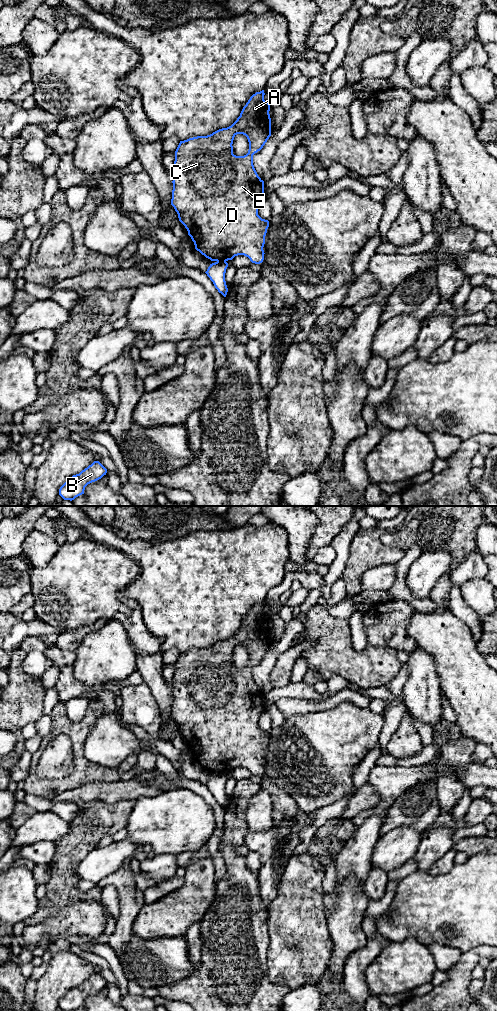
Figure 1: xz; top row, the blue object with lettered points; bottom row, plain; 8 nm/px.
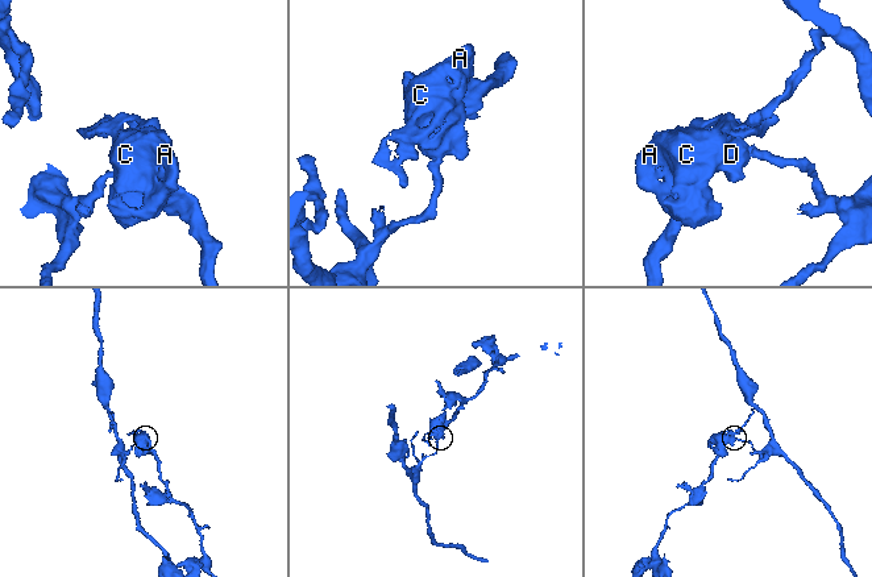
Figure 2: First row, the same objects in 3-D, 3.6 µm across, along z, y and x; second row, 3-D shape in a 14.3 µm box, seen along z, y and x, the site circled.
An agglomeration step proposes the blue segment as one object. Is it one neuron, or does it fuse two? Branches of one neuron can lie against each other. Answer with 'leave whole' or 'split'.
split

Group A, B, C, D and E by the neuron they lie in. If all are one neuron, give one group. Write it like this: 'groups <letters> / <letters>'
groups A C D E / B

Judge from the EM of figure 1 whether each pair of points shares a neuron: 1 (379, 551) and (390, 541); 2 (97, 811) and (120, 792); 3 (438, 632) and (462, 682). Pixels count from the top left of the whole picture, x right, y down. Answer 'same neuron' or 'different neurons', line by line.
1: different neurons
2: different neurons
3: same neuron

